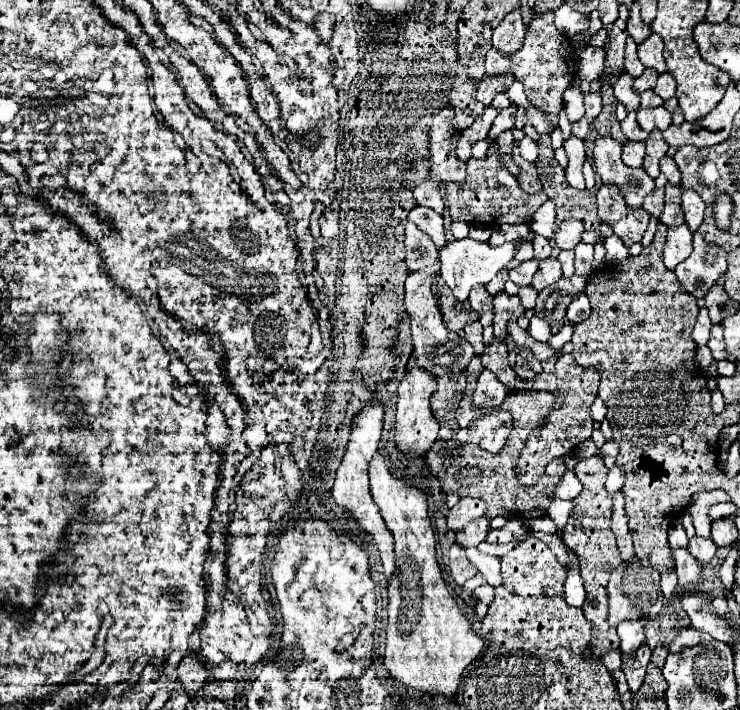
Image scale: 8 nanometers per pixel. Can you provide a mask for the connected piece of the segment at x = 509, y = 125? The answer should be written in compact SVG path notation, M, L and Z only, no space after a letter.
M508 106L506 110L500 110L498 116L494 118L492 122L492 128L490 128L490 134L488 138L494 140L500 132L506 132L506 130L512 130L514 128L514 116L516 116L516 106Z

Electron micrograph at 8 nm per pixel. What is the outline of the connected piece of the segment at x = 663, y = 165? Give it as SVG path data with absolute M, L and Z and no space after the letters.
M670 156L660 158L660 170L662 170L662 174L668 178L668 182L672 186L680 186L680 170L678 170L676 162Z

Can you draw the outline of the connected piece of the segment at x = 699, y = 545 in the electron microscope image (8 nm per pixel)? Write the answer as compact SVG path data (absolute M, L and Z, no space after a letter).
M698 536L690 538L690 544L688 544L688 552L700 562L700 566L704 566L712 560L716 548L718 546L710 538L698 538Z

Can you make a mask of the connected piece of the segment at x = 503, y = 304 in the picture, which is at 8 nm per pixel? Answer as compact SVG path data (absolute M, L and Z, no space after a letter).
M498 292L494 296L494 336L498 340L508 342L508 322L516 322L524 314L524 306L520 302L520 296L508 296L506 292Z

